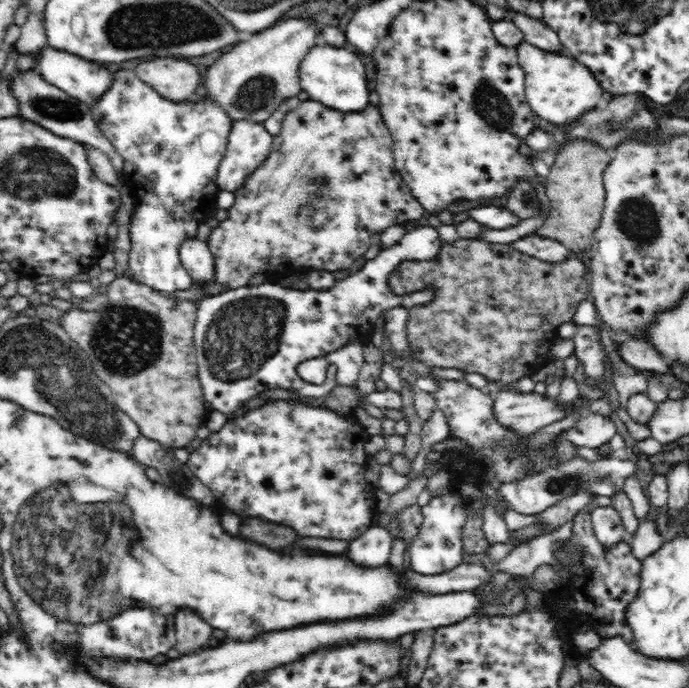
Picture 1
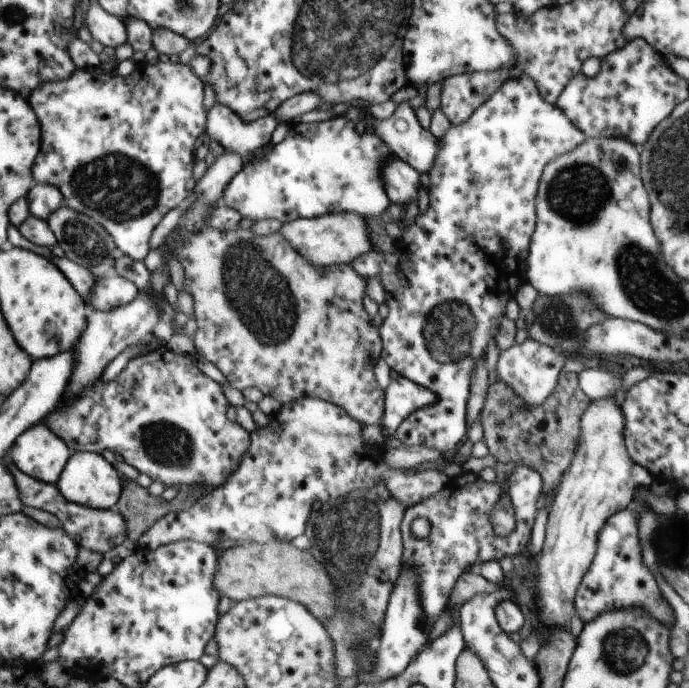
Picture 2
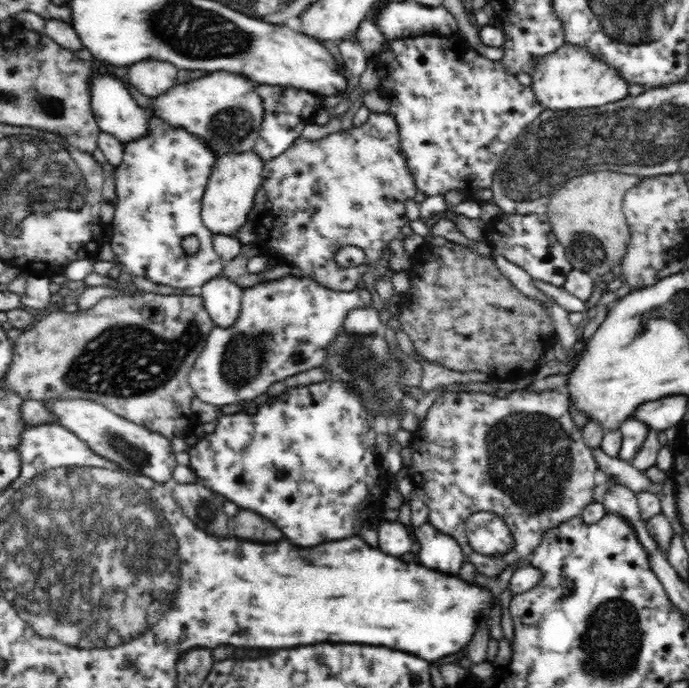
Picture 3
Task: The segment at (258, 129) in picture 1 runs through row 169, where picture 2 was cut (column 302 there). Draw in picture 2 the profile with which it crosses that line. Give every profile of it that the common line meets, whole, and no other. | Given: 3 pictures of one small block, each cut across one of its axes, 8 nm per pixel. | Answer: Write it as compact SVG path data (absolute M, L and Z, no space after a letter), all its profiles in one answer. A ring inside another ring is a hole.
M352 211L334 212L310 219L296 219L284 223L279 232L298 254L302 254L306 260L310 260L310 264L317 267L349 264L358 256L366 256L368 252L374 250L374 244L368 238L370 232L366 228L364 216Z

